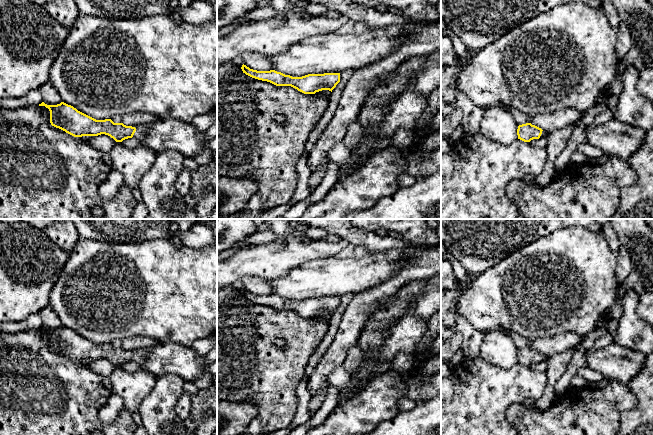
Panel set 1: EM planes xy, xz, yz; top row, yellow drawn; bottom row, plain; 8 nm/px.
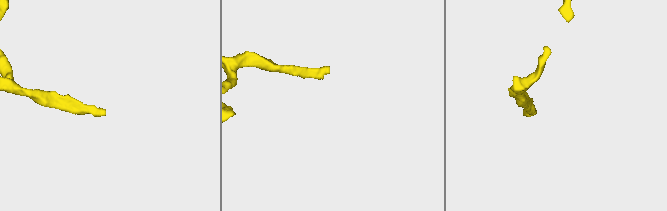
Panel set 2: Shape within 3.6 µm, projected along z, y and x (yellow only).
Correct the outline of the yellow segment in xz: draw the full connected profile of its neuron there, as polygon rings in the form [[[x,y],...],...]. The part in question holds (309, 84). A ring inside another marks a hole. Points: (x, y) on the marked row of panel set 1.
[[[246,65],[241,67],[246,75],[270,82],[276,86],[291,86],[304,94],[315,94],[322,90],[332,90],[340,82],[340,73],[308,74],[302,77],[292,77],[275,70],[257,71]]]

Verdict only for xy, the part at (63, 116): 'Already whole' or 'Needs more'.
Needs more

